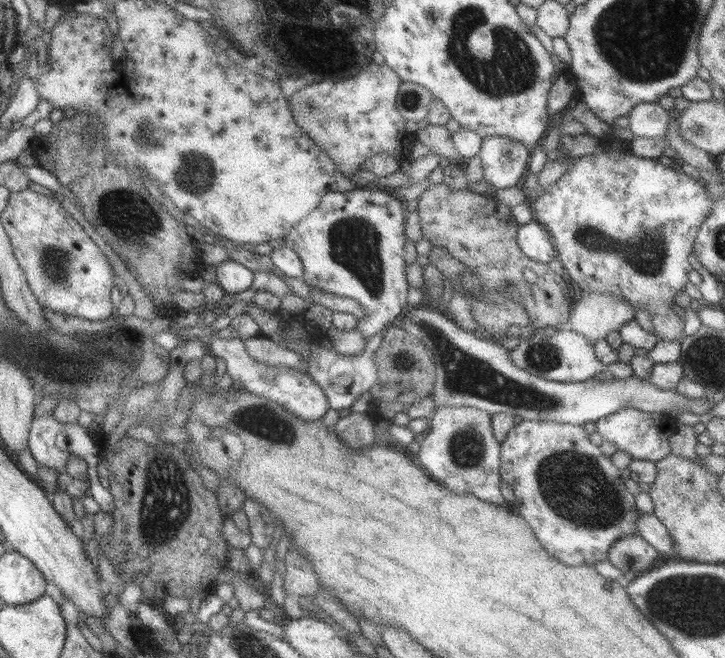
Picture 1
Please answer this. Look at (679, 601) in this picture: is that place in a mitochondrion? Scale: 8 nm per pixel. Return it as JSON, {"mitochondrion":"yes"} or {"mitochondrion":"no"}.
{"mitochondrion":"yes"}

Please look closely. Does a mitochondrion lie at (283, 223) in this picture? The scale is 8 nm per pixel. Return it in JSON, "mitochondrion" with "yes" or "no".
{"mitochondrion":"no"}

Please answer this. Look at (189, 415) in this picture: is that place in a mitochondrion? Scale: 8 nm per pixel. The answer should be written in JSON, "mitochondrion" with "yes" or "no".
{"mitochondrion":"no"}

